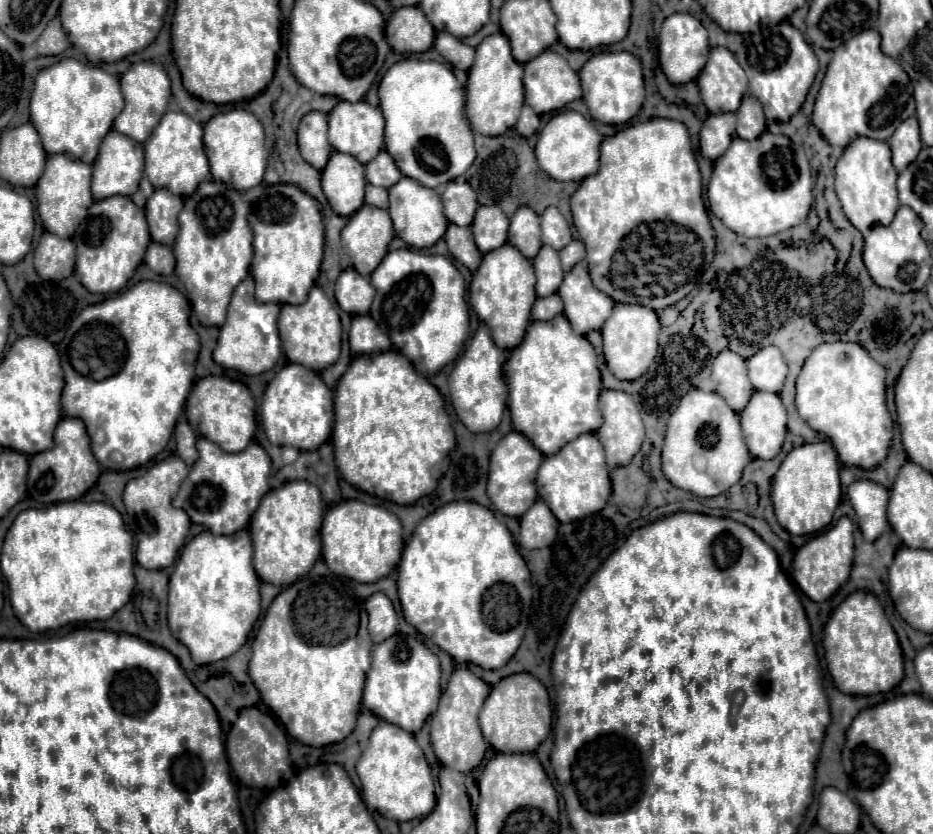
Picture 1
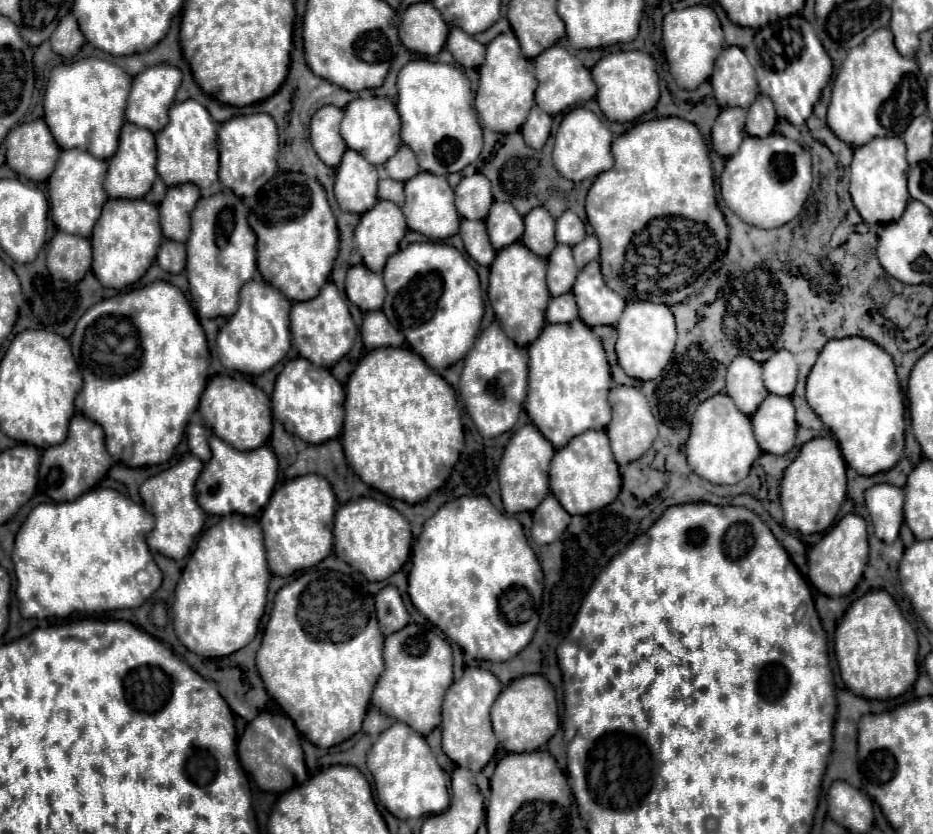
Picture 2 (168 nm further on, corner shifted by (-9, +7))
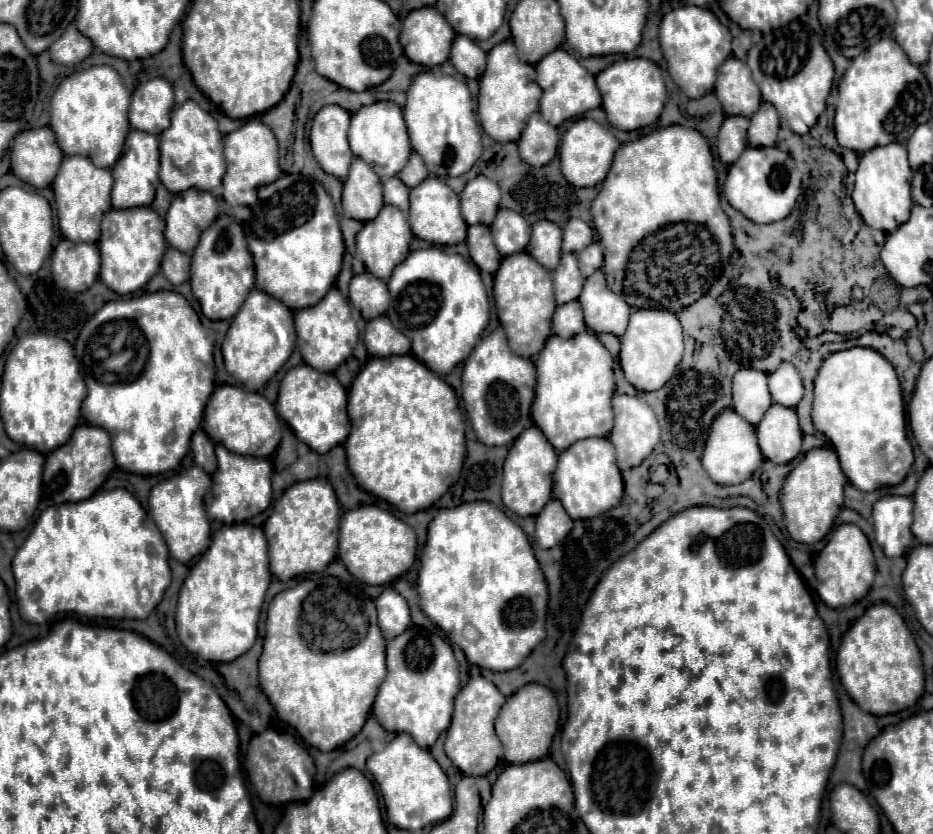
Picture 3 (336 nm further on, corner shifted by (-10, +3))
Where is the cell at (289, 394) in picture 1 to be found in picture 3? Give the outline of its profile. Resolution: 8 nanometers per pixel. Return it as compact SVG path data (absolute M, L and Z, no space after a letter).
M298 365L292 367L280 383L276 411L292 427L302 443L306 443L316 453L328 453L332 447L342 445L350 433L346 401L346 389L334 375L320 373L308 365Z

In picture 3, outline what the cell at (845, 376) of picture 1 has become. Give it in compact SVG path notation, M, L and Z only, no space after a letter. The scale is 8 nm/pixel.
M852 347L824 359L814 379L812 421L832 441L842 471L854 487L874 491L882 485L896 485L906 477L914 463L914 451L906 439L904 419L902 389L884 355L868 347Z

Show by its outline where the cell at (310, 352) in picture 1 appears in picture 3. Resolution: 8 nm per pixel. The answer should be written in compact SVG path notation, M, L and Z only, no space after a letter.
M336 287L328 291L328 295L316 303L316 307L306 307L304 311L294 313L294 325L296 325L296 335L298 335L298 351L302 353L302 359L306 365L322 371L322 373L334 373L340 363L344 363L356 341L358 341L358 327L350 315L350 303L346 297L340 295Z

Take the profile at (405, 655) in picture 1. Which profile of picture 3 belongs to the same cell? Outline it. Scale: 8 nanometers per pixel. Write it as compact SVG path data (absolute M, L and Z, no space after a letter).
M412 625L402 635L388 641L386 667L388 675L376 695L373 716L386 731L410 733L420 747L432 747L440 733L450 725L454 697L460 689L458 663L452 647L440 635Z

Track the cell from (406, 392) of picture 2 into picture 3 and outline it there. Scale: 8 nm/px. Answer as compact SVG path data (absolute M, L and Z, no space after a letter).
M414 355L372 357L356 375L348 393L350 435L344 442L348 467L362 489L400 507L404 513L416 513L436 503L456 481L464 463L464 419L458 409L454 389L438 375L428 371Z

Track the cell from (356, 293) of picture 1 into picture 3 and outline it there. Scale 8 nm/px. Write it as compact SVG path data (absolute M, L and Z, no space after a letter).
M368 271L352 277L348 299L356 309L360 309L360 313L366 321L384 315L390 305L390 295L388 295L386 283L382 279L376 279Z

